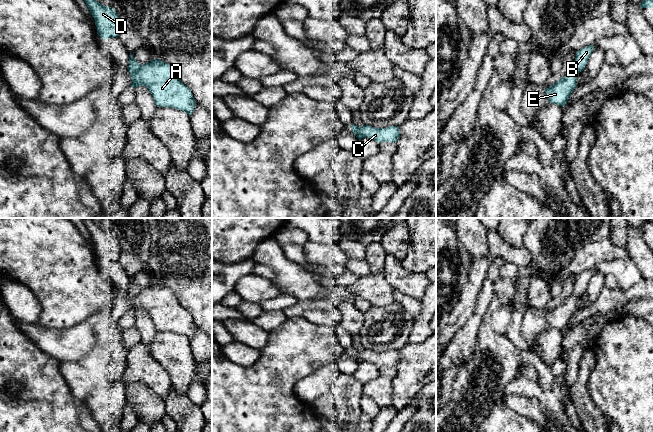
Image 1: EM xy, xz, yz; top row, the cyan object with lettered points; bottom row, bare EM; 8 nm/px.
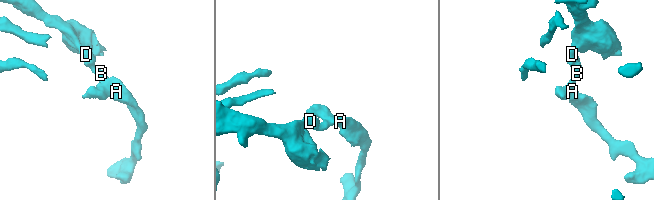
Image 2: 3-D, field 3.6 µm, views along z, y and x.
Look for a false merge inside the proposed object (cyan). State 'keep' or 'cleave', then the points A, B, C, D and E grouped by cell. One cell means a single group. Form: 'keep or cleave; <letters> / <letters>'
cleave; A C E / B D

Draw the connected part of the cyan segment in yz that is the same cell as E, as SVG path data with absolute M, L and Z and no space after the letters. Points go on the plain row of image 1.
M570 295L563 302L560 302L555 308L545 313L548 324L552 328L565 330L571 317L577 311L578 298Z

